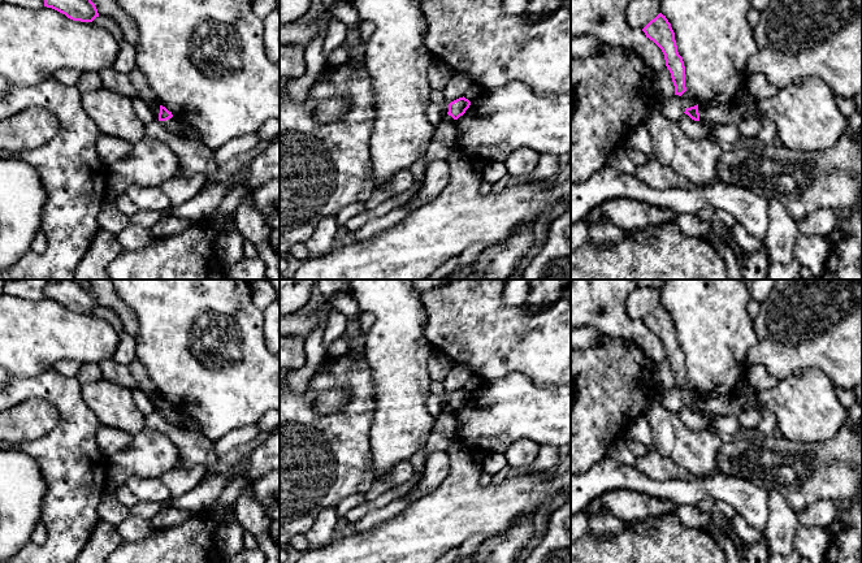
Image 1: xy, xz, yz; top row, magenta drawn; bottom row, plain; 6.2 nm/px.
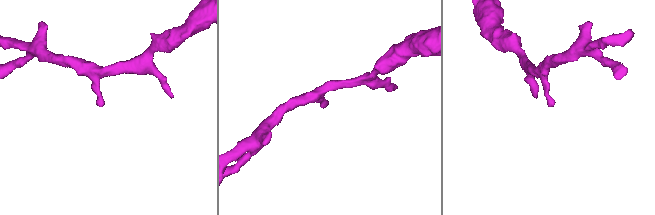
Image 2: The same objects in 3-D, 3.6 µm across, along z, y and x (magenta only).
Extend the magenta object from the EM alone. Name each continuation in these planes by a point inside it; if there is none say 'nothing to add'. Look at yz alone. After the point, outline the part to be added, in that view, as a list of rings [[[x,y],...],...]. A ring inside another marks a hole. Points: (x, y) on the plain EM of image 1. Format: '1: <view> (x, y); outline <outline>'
nothing to add

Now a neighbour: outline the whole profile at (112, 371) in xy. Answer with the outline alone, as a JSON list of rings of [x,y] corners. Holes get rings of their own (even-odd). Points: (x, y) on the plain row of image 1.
[[[113,358],[103,360],[99,365],[103,372],[103,378],[127,390],[139,389],[139,382],[135,380],[129,367],[117,363]]]

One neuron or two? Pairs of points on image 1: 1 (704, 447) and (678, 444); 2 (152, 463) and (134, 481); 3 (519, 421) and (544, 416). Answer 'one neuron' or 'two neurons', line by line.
1: one neuron
2: two neurons
3: one neuron

